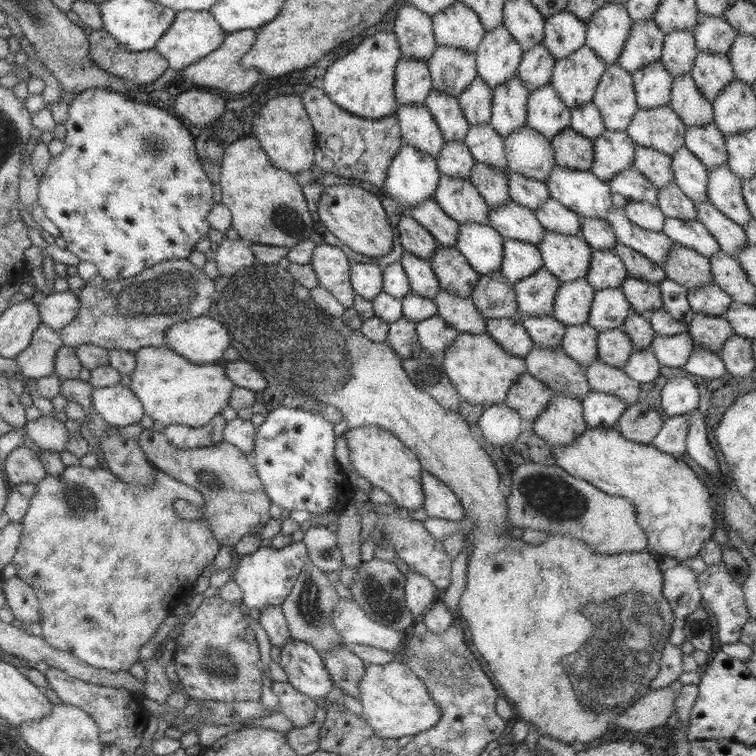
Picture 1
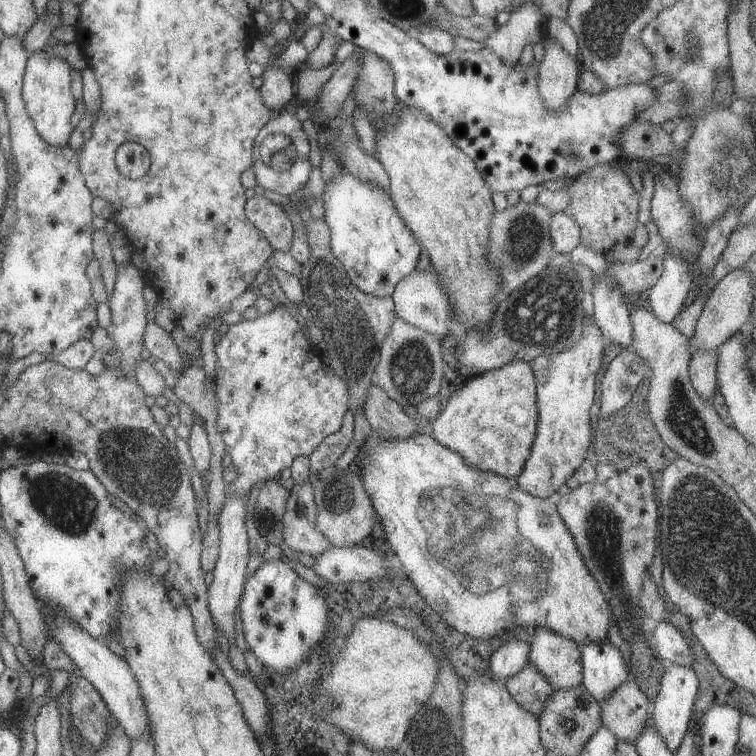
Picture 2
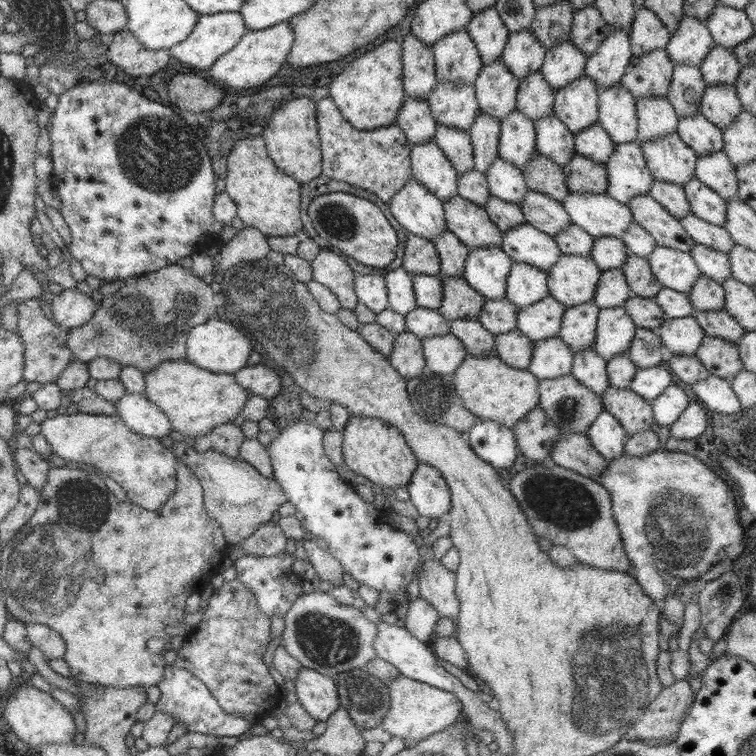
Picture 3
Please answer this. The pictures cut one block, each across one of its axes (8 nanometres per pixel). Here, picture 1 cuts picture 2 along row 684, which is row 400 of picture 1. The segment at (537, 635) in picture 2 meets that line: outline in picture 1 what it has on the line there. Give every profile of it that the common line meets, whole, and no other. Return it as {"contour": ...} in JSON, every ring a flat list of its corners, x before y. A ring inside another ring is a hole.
{"contour":[[552,394,544,411,536,416,530,427,547,445,571,444,587,429,580,402,570,394]]}

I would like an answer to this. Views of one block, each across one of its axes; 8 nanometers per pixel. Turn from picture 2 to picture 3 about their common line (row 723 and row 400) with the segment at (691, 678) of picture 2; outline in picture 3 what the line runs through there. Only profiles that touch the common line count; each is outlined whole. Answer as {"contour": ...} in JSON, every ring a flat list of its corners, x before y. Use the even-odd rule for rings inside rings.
{"contour":[[671,383,663,389,663,392,657,398,649,403,652,408,655,426,671,427,673,422,679,417,679,414,689,404,689,398,687,398,687,394,679,386]]}

